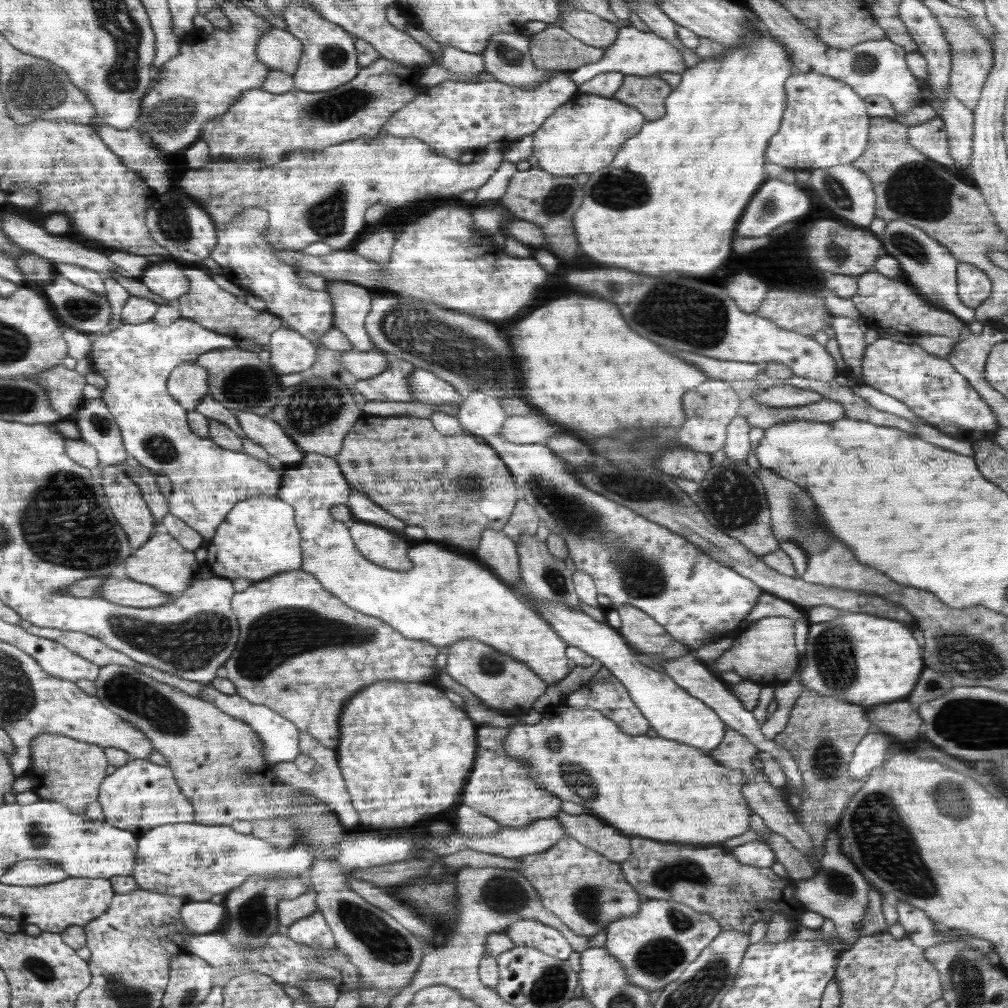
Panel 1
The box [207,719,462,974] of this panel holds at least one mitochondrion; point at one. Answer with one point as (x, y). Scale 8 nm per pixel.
(383, 941)

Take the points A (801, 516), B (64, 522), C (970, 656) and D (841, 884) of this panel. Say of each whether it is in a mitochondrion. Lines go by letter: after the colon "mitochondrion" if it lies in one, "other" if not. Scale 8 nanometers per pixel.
A: mitochondrion
B: mitochondrion
C: mitochondrion
D: mitochondrion

